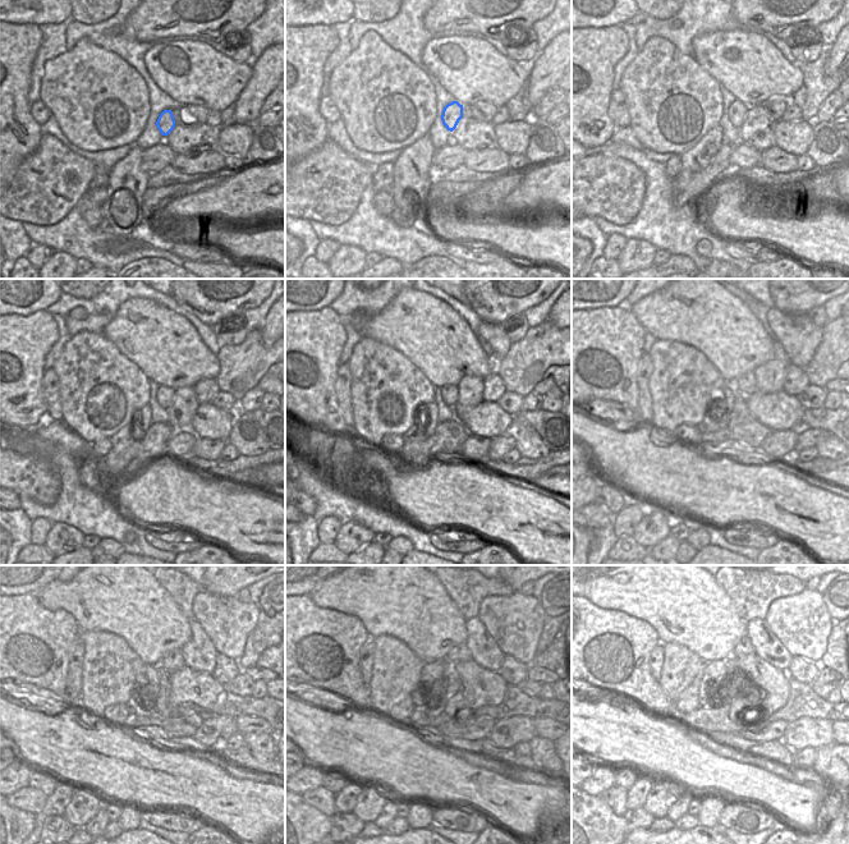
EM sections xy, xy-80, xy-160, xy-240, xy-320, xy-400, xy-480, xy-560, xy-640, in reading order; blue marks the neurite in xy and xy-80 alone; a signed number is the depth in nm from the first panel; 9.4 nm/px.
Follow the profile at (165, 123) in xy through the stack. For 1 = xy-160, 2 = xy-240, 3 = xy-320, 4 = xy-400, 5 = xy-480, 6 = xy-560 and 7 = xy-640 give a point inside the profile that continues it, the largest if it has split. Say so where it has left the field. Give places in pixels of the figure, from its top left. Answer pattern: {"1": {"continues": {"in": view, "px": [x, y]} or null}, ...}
{"1": {"continues": {"in": "xy-160", "px": [737, 111]}}, "2": {"continues": {"in": "xy-240", "px": [164, 395]}}, "3": {"continues": {"in": "xy-320", "px": [449, 394]}}, "4": {"continues": {"in": "xy-400", "px": [747, 384]}}, "5": {"continues": {"in": "xy-480", "px": [173, 661]}}, "6": {"continues": {"in": "xy-560", "px": [460, 652]}}, "7": {"continues": {"in": "xy-640", "px": [743, 647]}}}

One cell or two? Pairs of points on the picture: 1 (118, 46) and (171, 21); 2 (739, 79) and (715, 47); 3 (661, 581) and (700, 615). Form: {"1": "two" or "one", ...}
{"1": "two", "2": "one", "3": "one"}

